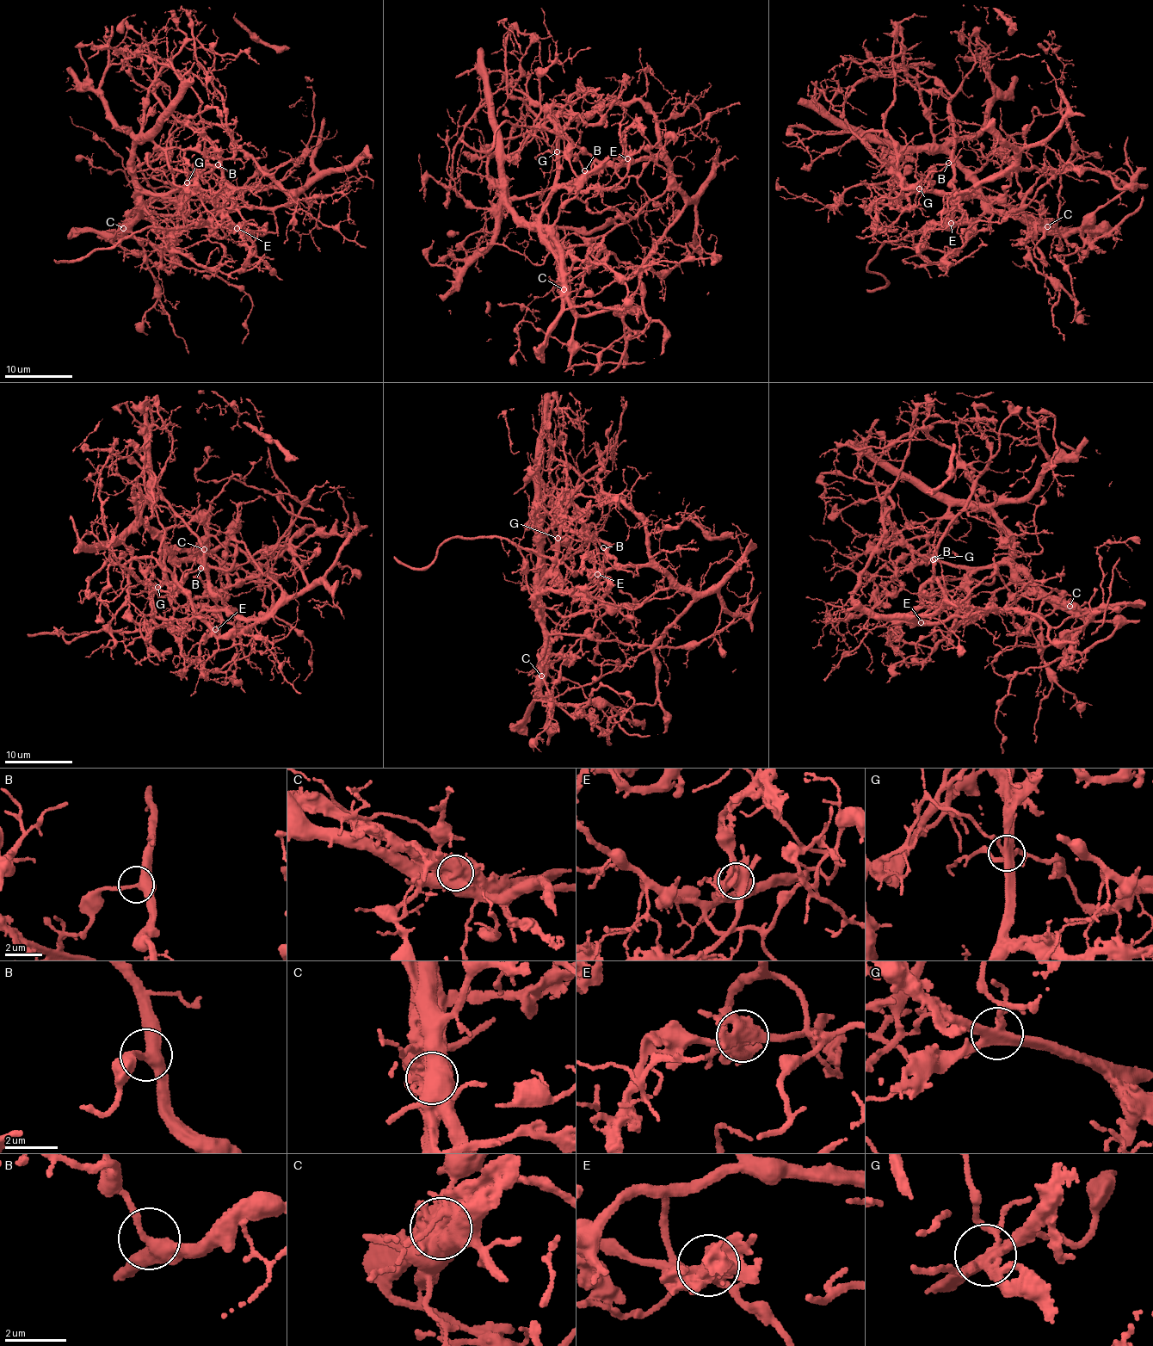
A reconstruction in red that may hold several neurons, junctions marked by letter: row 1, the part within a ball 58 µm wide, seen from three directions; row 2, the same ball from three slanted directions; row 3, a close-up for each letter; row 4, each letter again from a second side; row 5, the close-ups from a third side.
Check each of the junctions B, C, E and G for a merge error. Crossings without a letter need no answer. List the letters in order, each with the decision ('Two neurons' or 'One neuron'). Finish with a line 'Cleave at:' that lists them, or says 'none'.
B: One neuron
C: Two neurons
E: One neuron
G: Two neurons
Cleave at: C, G

